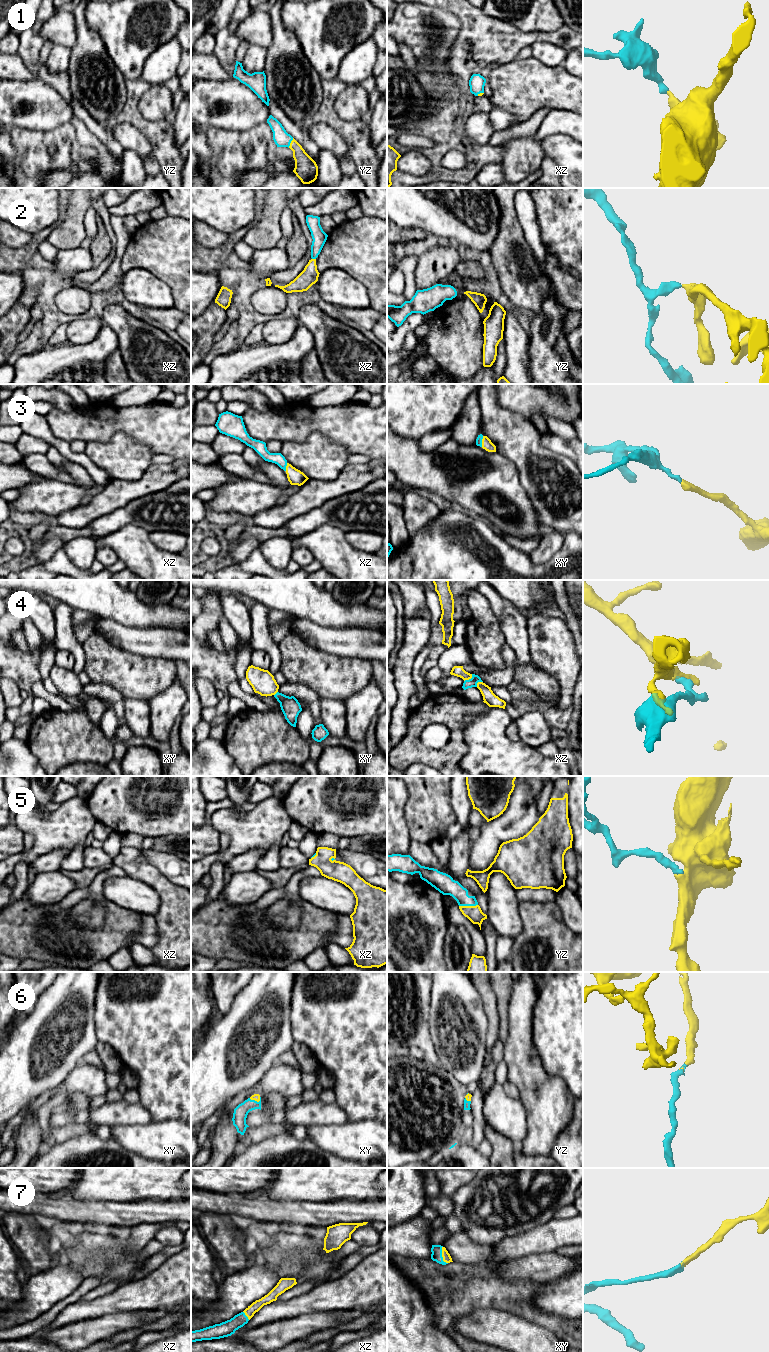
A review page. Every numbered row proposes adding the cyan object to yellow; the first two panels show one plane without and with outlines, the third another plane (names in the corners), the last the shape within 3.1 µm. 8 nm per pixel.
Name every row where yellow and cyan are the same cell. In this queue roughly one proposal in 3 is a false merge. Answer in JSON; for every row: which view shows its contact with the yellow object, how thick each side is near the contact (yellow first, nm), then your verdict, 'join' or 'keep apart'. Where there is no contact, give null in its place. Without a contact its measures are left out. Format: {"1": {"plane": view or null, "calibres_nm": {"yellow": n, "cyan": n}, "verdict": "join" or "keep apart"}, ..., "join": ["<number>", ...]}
{"1": {"plane": "yz", "calibres_nm": {"yellow": 190, "cyan": 130}, "verdict": "join"}, "2": {"plane": "xz", "calibres_nm": {"yellow": 140, "cyan": 120}, "verdict": "join"}, "3": {"plane": "xy", "calibres_nm": {"yellow": 80, "cyan": 50}, "verdict": "join"}, "4": {"plane": "xz", "calibres_nm": {"yellow": 90, "cyan": 70}, "verdict": "keep apart"}, "5": {"plane": "yz", "calibres_nm": {"yellow": 130, "cyan": 150}, "verdict": "join"}, "6": {"plane": "xy", "calibres_nm": {"yellow": 60, "cyan": 110}, "verdict": "join"}, "7": {"plane": "xy", "calibres_nm": {"yellow": 70, "cyan": 90}, "verdict": "join"}, "join": ["1", "2", "3", "5", "6", "7"]}

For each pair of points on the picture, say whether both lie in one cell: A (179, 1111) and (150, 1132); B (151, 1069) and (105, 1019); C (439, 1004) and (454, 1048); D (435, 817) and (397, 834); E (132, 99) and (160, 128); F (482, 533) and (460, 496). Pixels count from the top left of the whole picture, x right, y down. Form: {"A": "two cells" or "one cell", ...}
{"A": "two cells", "B": "one cell", "C": "one cell", "D": "two cells", "E": "one cell", "F": "two cells"}

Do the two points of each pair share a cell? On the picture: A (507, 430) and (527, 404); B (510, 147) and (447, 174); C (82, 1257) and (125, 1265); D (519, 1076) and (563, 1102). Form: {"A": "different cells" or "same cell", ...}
{"A": "different cells", "B": "different cells", "C": "same cell", "D": "same cell"}

